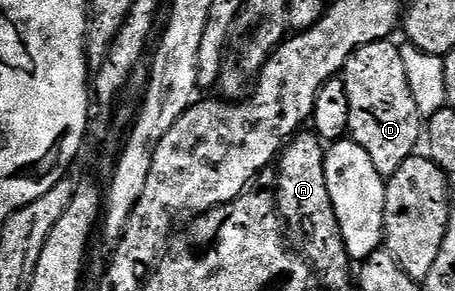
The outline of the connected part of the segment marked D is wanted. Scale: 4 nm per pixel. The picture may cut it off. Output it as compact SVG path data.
M391 39L370 42L356 49L356 53L346 62L342 79L346 86L346 94L350 98L350 122L348 131L350 139L366 154L370 154L370 162L374 162L374 170L385 178L394 175L398 166L406 162L417 151L416 143L422 140L422 117L418 105L414 102L414 94L410 94L410 82L406 82L406 66L402 66L402 54L399 47Z

